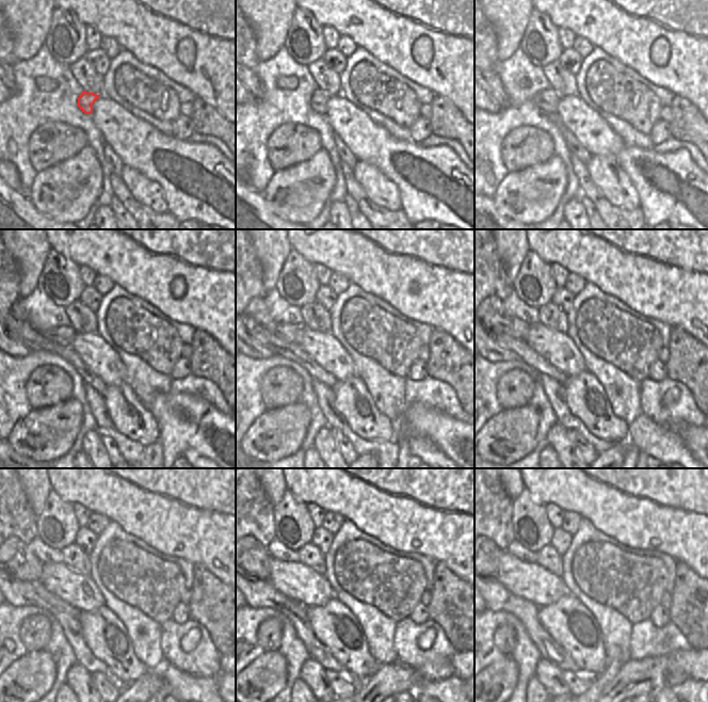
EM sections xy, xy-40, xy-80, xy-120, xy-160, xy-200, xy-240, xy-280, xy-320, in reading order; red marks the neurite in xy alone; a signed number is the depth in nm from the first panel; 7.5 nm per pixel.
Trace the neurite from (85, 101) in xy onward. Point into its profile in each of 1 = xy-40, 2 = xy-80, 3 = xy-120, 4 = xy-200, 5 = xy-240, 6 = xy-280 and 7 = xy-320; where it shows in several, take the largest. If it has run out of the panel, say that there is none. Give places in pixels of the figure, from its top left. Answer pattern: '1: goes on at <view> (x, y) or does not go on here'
1: goes on at xy-40 (319, 99)
2: goes on at xy-80 (547, 99)
3: goes on at xy-120 (63, 335)
4: goes on at xy-200 (496, 319)
5: goes on at xy-240 (18, 560)
6: goes on at xy-280 (257, 560)
7: goes on at xy-320 (496, 551)

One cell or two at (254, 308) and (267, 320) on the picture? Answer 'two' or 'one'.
one

